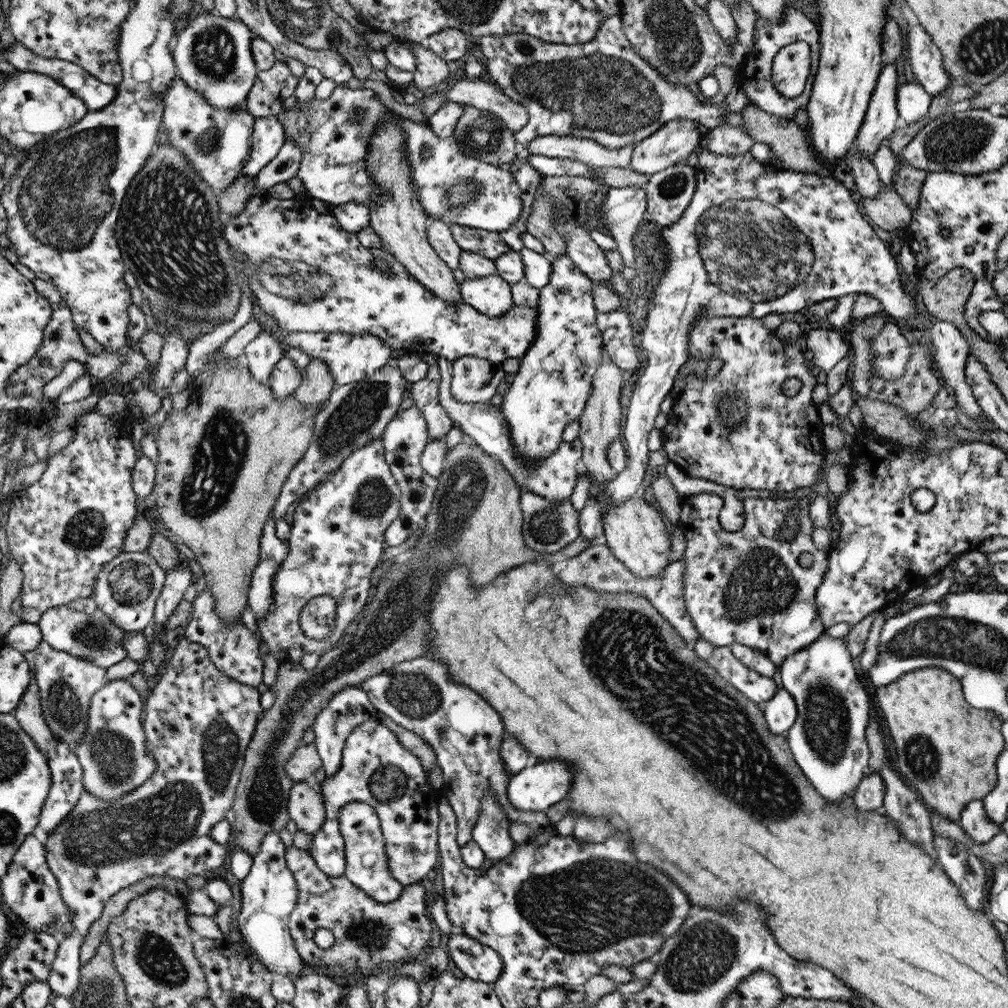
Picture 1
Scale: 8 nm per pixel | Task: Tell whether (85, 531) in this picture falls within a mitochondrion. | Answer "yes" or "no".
yes

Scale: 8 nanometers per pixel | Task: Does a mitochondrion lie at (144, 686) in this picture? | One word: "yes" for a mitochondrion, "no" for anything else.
no

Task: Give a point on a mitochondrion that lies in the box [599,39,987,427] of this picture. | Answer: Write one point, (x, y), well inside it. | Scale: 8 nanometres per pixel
(756, 252)

